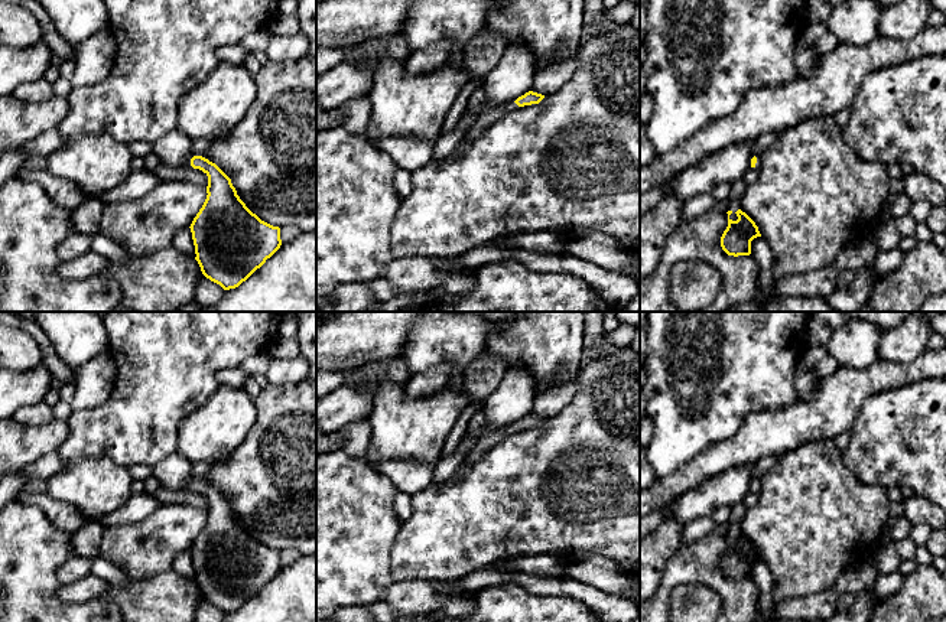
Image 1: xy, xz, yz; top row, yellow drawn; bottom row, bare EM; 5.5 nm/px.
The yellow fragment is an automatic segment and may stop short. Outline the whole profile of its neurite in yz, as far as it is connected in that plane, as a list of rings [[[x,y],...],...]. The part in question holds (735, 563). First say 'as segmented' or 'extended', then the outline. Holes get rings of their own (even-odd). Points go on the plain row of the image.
as segmented | [[[741,533],[735,537],[737,544],[732,544],[729,538],[732,534],[728,534],[728,550],[721,560],[721,570],[728,579],[750,579],[751,577],[751,564],[757,560],[761,560],[755,546]]]

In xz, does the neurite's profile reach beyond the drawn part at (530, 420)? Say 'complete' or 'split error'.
split error

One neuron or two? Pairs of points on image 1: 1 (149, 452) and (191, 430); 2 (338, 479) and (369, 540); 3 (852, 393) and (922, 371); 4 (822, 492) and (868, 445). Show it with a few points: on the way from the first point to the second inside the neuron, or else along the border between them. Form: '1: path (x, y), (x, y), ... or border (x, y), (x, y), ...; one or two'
1: border (195, 409), (179, 426), (175, 450); two
2: path (338, 494), (343, 514), (354, 526); one
3: path (870, 381), (881, 375), (904, 374); one
4: border (841, 450), (844, 463), (862, 482), (875, 485); two

